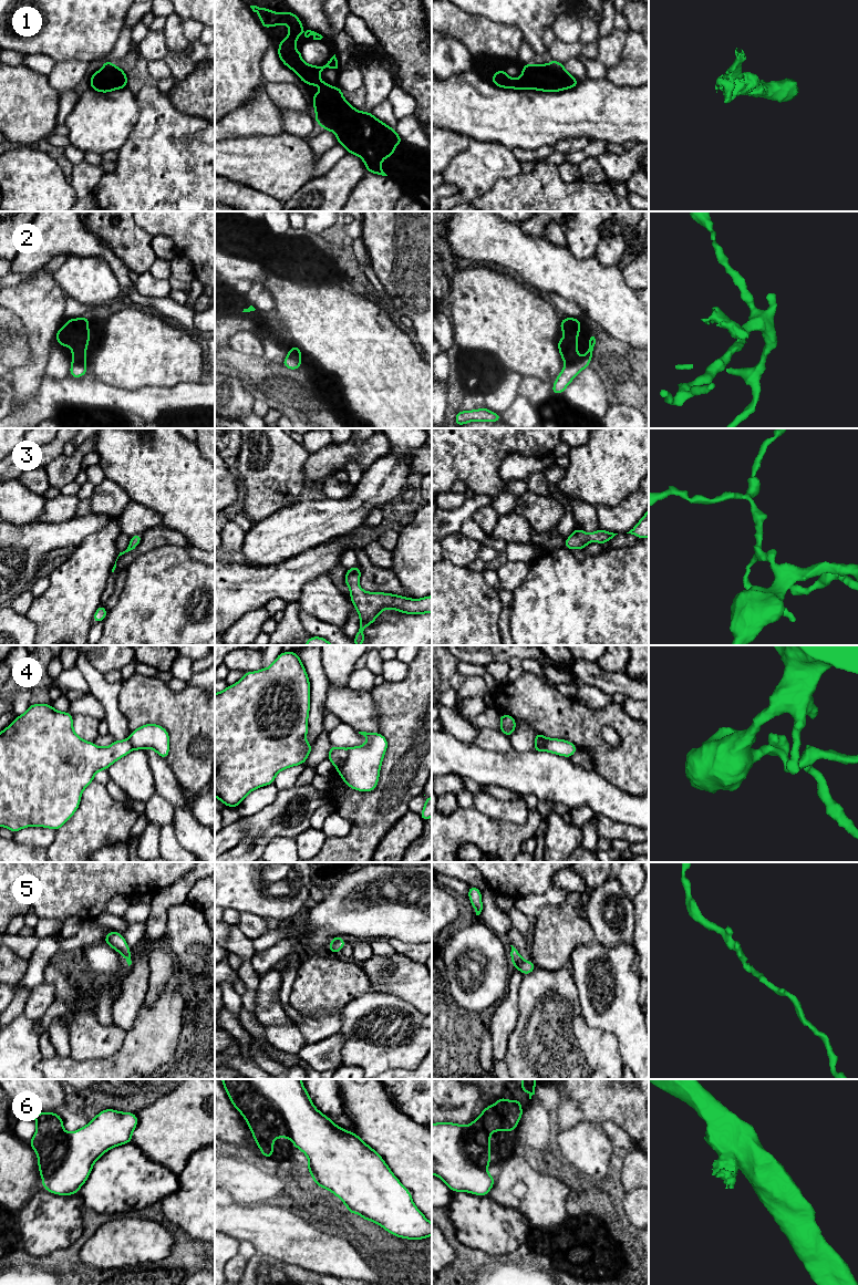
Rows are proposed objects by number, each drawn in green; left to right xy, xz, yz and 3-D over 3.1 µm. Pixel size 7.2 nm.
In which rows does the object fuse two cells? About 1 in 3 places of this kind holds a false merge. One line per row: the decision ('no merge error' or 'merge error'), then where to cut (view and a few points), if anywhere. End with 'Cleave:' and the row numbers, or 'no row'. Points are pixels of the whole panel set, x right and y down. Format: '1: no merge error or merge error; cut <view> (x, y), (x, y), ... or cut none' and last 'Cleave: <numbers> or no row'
1: no merge error; cut none
2: merge error; cut yz (578, 361), (566, 364)
3: no merge error; cut none
4: merge error; cut xz (348, 748), (347, 759), (337, 768)
5: no merge error; cut none
6: merge error; cut xz (280, 1121), (269, 1128), (270, 1157)
Cleave: 2, 4, 6

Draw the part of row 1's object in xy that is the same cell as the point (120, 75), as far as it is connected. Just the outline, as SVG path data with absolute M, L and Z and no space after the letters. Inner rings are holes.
M104 61L103 68L91 75L90 85L91 90L108 93L114 90L128 87L127 75L111 61Z

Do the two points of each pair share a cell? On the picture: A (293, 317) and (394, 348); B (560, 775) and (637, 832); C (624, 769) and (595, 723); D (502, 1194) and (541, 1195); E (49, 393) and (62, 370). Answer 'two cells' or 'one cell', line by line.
A: one cell
B: two cells
C: one cell
D: one cell
E: two cells

